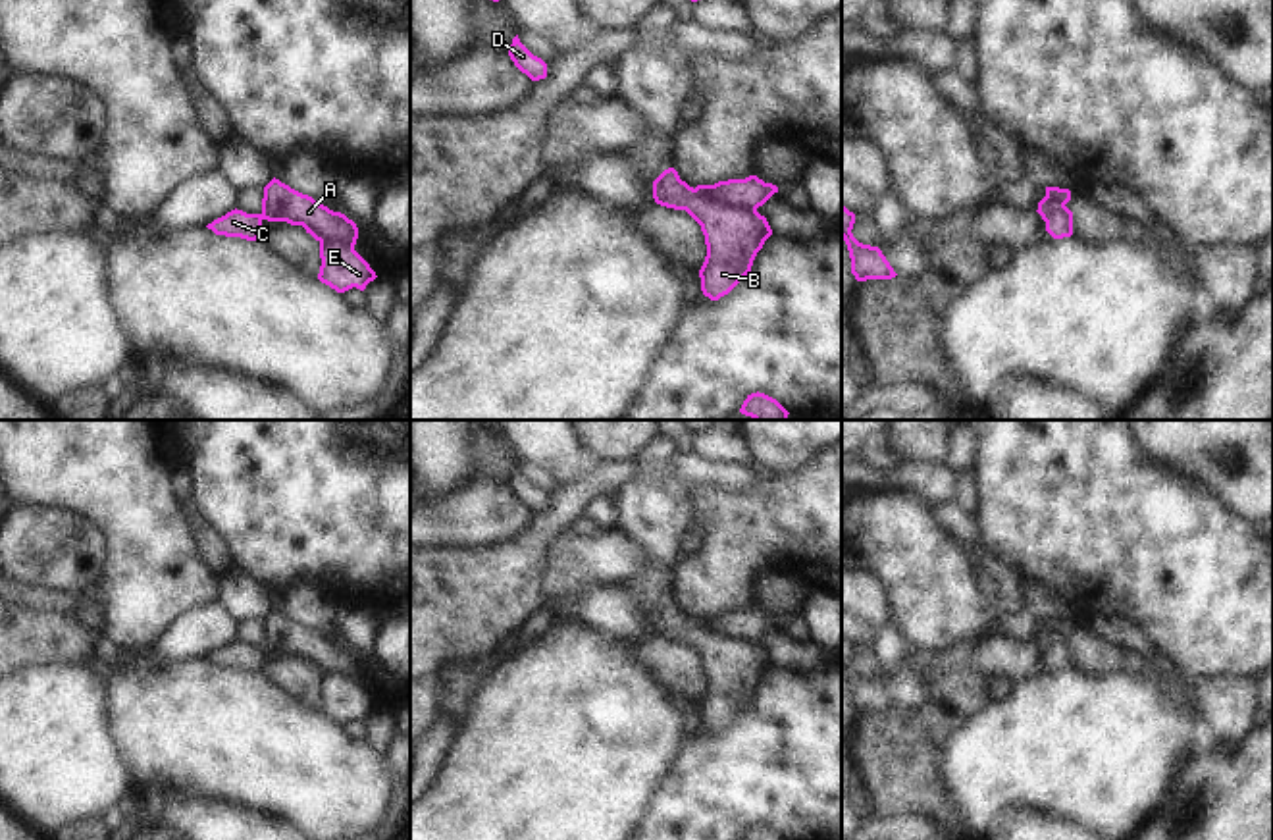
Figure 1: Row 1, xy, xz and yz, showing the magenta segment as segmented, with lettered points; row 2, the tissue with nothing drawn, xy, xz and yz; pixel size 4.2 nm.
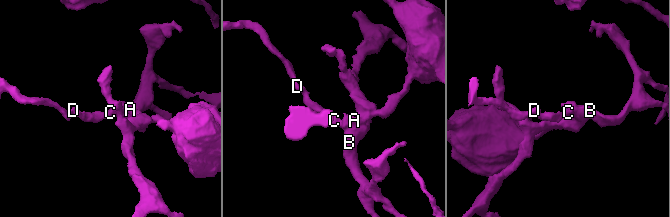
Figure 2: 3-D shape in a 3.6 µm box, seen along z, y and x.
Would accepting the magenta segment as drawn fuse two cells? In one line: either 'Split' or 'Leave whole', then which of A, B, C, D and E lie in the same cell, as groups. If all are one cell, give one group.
Split. Groups: A / B C D E

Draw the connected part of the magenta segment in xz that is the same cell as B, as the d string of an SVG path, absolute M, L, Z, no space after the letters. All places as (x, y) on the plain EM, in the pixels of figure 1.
M674 599L653 613L657 636L686 642L705 667L707 688L699 701L701 722L711 732L728 726L749 703L757 684L772 667L757 642L734 642L693 628L693 618Z

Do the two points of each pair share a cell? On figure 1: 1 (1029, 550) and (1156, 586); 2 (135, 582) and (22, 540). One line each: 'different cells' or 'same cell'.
1: same cell
2: different cells

